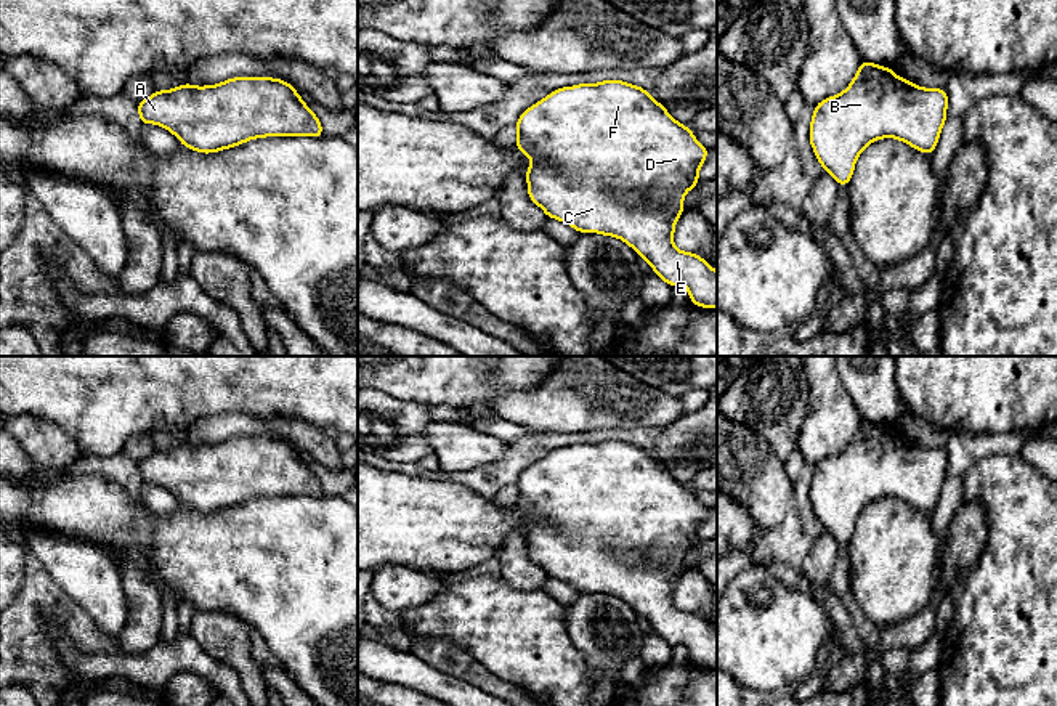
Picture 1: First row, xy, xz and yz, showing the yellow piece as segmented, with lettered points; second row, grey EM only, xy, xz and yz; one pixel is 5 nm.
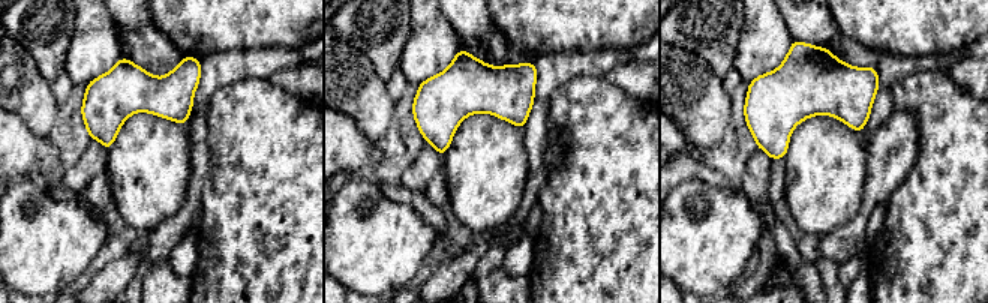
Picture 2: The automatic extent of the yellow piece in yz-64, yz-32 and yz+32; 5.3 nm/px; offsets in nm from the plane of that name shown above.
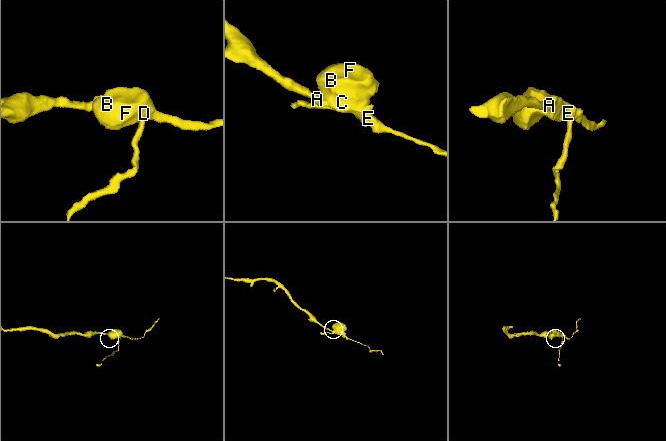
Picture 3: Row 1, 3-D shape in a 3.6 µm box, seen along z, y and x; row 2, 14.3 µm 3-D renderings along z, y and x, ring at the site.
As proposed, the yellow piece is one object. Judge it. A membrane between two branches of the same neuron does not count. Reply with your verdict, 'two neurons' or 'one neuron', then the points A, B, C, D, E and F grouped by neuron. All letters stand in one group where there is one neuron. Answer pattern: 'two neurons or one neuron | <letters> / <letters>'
one neuron | A B C D E F

